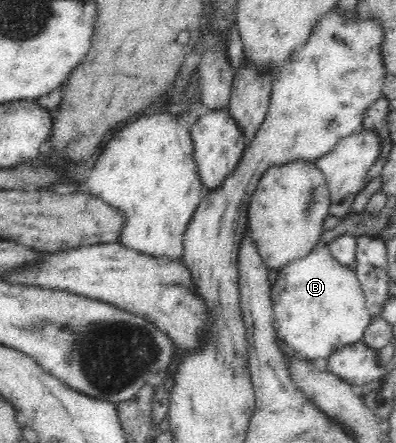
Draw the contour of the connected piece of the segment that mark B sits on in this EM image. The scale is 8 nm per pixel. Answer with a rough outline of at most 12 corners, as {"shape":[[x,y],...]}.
{"shape":[[322,239],[271,286],[277,338],[306,360],[362,341],[355,270]]}

